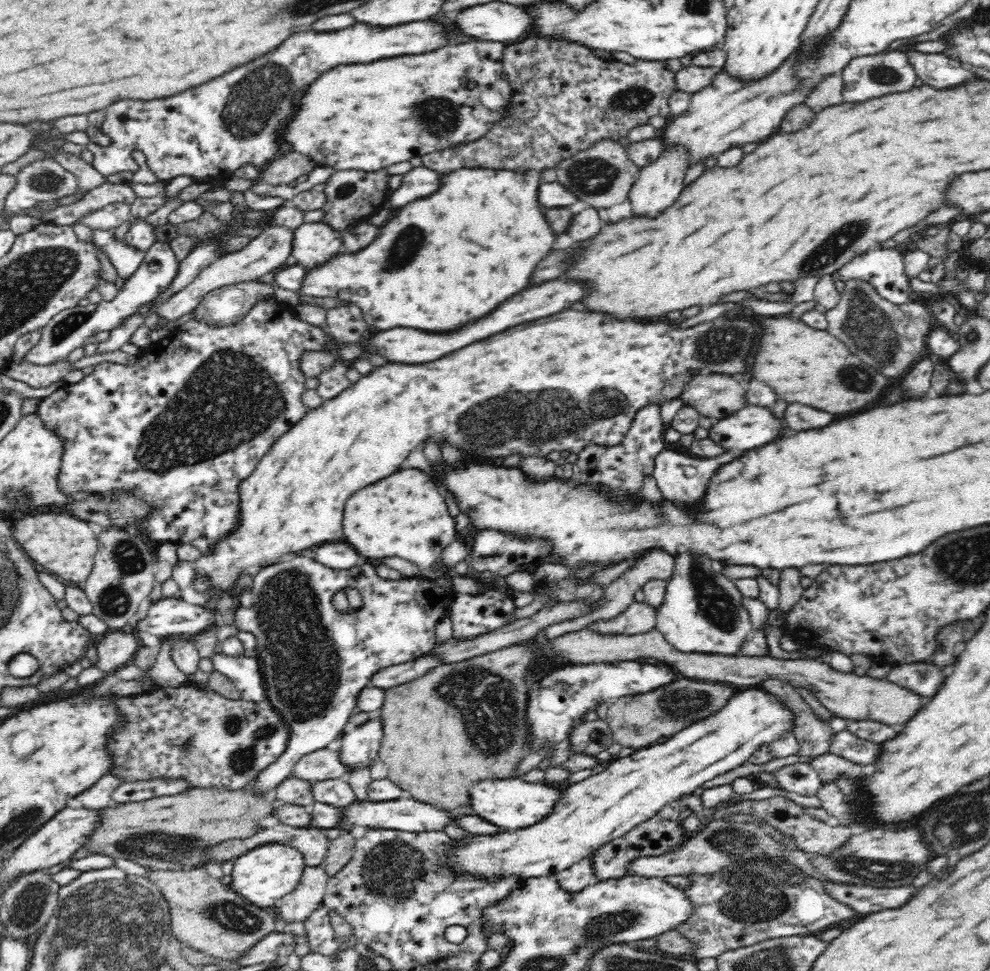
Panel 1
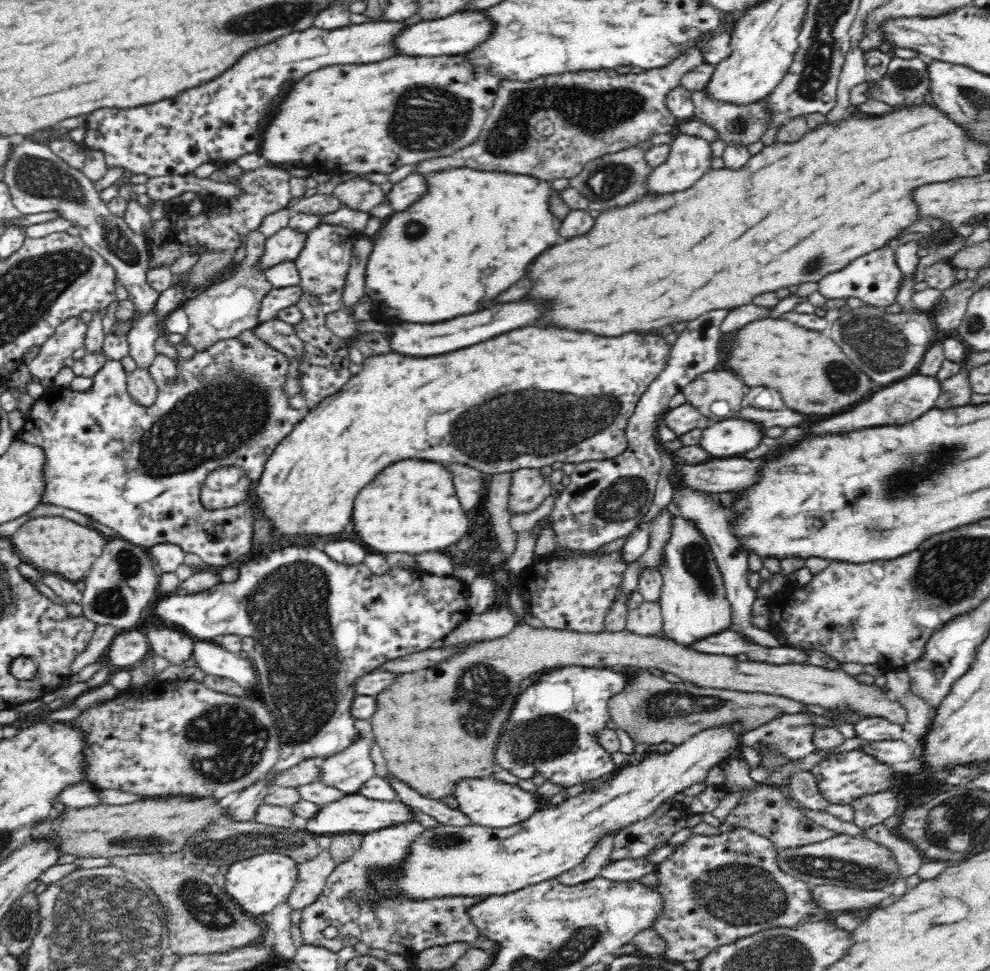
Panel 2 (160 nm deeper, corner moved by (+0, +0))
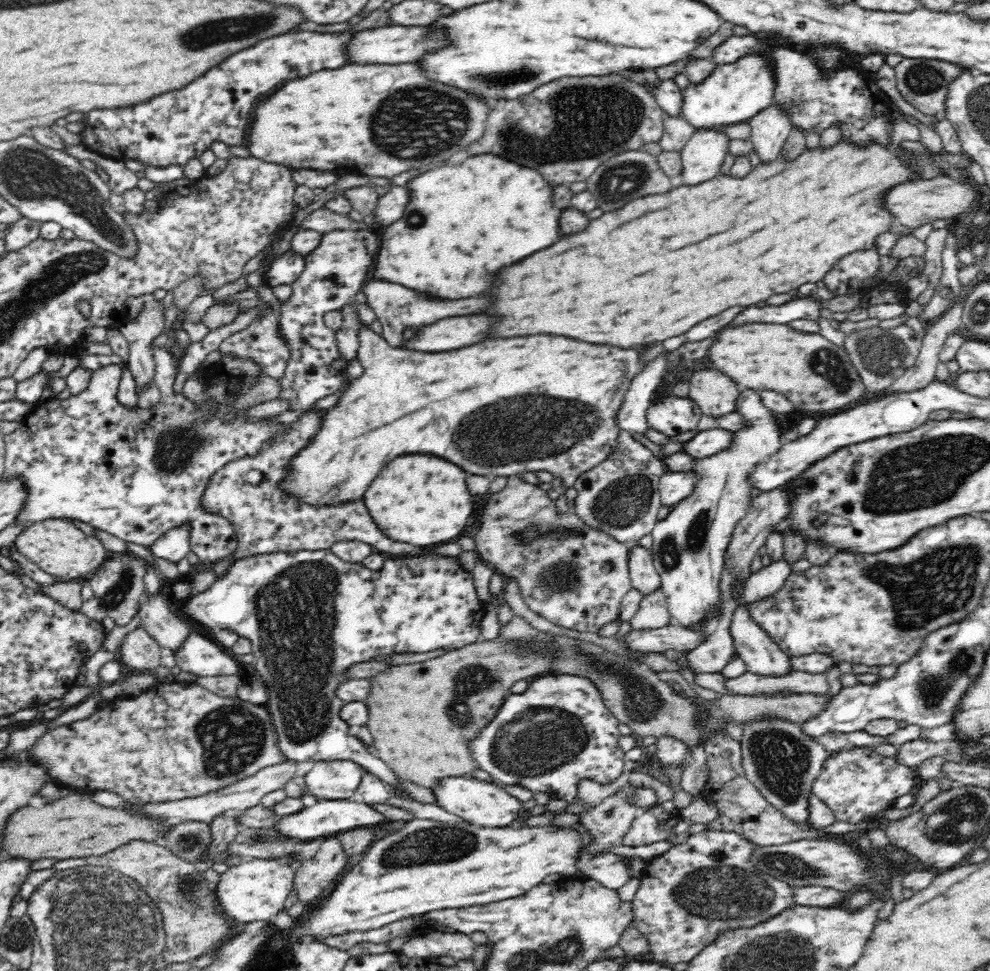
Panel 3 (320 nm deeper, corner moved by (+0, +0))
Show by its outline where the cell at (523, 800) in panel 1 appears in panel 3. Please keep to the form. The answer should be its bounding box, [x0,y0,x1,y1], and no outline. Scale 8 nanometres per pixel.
[434,778,522,828]

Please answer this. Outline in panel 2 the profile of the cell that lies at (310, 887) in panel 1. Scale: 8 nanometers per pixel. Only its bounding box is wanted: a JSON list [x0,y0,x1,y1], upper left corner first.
[288,849,336,910]

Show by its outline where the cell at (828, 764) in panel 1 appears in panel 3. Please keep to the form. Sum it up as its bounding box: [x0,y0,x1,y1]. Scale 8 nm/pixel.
[812,746,916,824]

